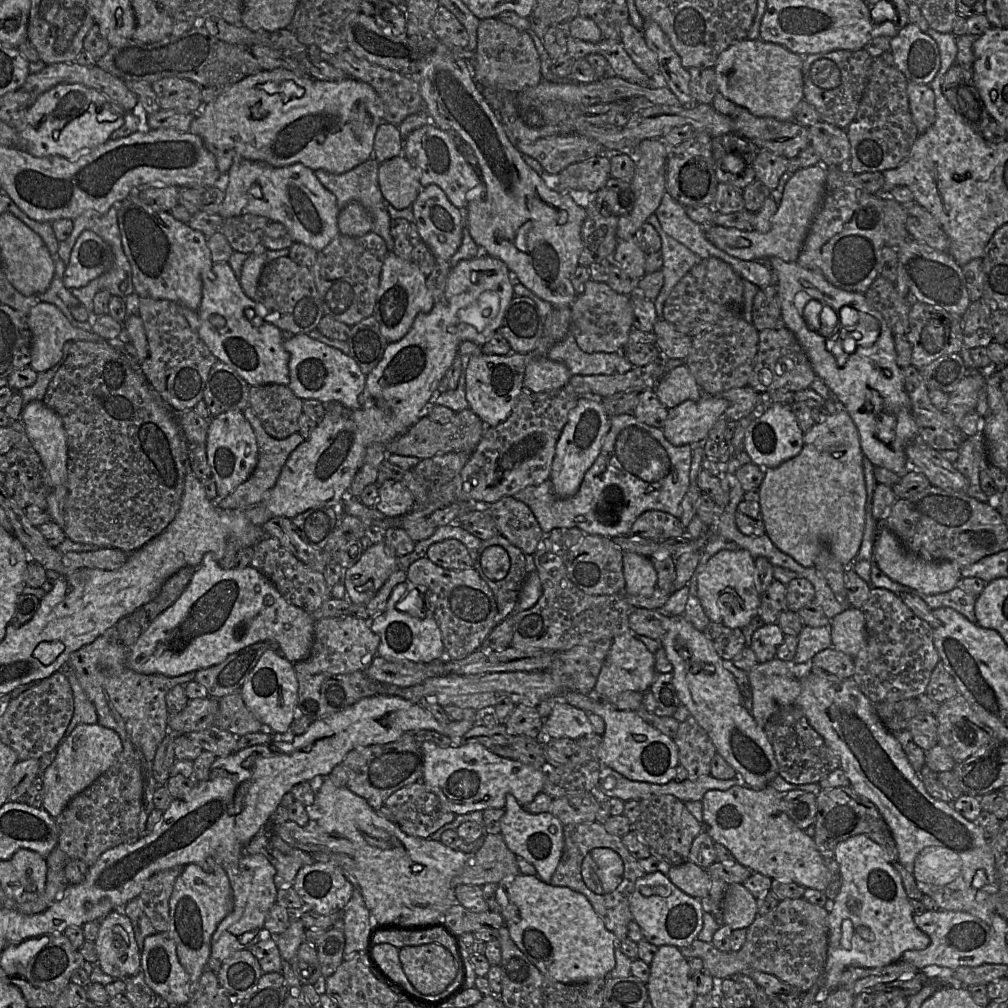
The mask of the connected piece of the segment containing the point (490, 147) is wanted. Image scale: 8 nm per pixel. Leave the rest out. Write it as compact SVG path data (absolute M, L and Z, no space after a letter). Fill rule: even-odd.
M430 54L421 61L418 73L410 77L420 85L431 123L444 131L456 131L477 157L481 179L485 185L485 196L480 200L470 201L463 210L465 227L473 240L489 256L504 262L517 275L520 283L539 298L554 307L571 306L578 296L571 277L579 266L578 260L583 248L581 229L586 217L585 200L572 192L559 190L553 185L553 180L537 174L525 163L498 114L482 95L466 60L451 55Z

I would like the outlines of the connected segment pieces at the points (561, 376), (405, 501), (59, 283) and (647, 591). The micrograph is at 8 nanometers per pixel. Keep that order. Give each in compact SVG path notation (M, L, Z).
M547 356L532 358L525 369L523 386L533 392L547 392L565 386L572 374L568 367Z
M386 480L378 488L378 499L375 508L388 517L401 517L415 506L410 490L401 482Z
M55 257L55 275L49 288L42 294L37 295L41 302L53 304L58 307L67 317L70 323L85 331L92 331L93 325L97 320L95 312L89 312L89 319L86 322L80 322L72 315L72 308L81 304L81 302L66 288L64 284L64 272L66 265L60 257Z
M624 552L623 575L627 594L649 596L657 587L657 572L647 556Z

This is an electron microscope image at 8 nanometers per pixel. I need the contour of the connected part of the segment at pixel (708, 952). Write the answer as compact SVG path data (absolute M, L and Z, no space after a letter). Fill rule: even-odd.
M804 897L785 899L780 901L771 912L765 915L758 915L755 918L753 923L747 928L746 941L739 951L720 951L711 942L707 943L698 939L679 949L686 959L700 958L703 961L702 972L708 974L713 979L721 981L725 978L732 978L737 975L748 976L753 971L760 971L776 976L780 980L796 987L800 994L804 994L820 981L824 973L828 952L829 912L830 907L826 908L811 904Z

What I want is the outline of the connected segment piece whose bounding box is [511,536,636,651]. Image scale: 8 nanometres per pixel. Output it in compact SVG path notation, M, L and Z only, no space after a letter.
M545 536L535 553L536 571L542 584L542 595L537 603L530 609L514 612L513 638L511 647L523 651L565 651L577 645L587 645L603 638L613 639L630 631L629 616L636 608L629 604L623 594L589 595L577 588L569 579L566 568L567 550L556 546Z

